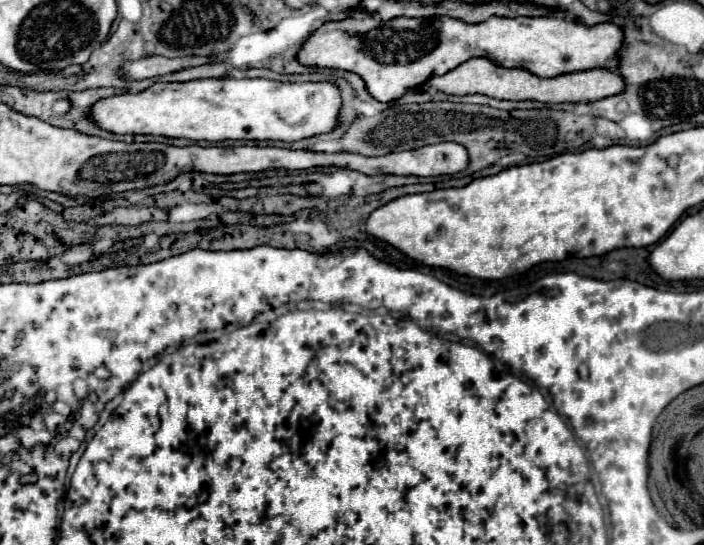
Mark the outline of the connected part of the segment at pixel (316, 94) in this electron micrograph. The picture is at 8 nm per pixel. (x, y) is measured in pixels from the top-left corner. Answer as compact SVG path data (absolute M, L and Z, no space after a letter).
M199 79L187 83L153 83L141 93L123 93L99 99L87 111L93 123L117 135L163 135L193 141L299 141L325 131L337 123L341 107L339 89L331 83L279 83L269 79Z

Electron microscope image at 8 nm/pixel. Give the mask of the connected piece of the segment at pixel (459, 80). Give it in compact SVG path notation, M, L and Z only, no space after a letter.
M481 57L481 59L469 59L455 67L453 71L445 75L435 75L429 79L429 85L447 93L447 95L469 95L469 93L481 93L495 99L507 99L507 101L541 101L541 103L579 103L579 101L597 101L609 95L615 95L623 89L621 75L609 71L609 69L589 69L589 71L575 71L575 73L563 73L551 79L537 77L525 69L505 69L495 65L493 61Z

